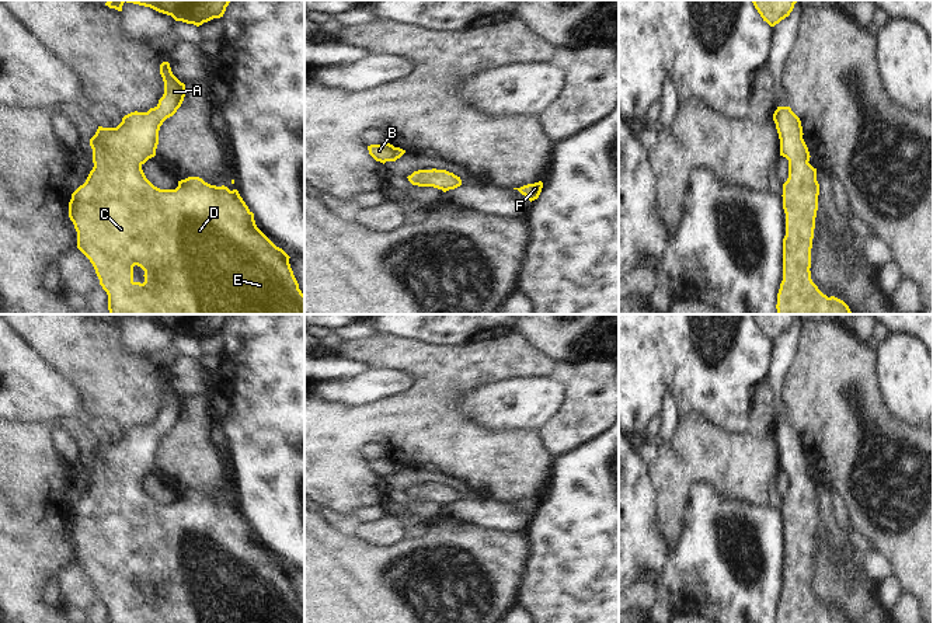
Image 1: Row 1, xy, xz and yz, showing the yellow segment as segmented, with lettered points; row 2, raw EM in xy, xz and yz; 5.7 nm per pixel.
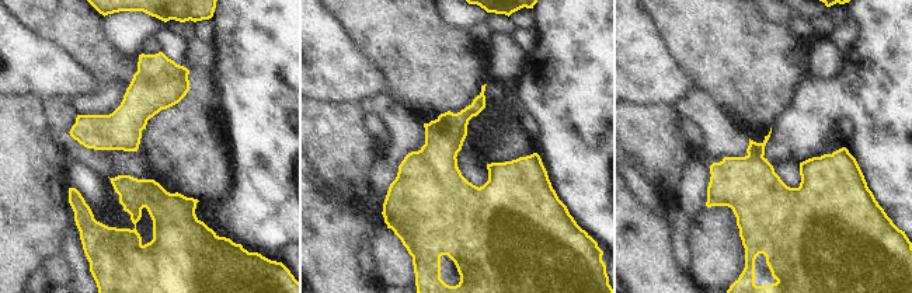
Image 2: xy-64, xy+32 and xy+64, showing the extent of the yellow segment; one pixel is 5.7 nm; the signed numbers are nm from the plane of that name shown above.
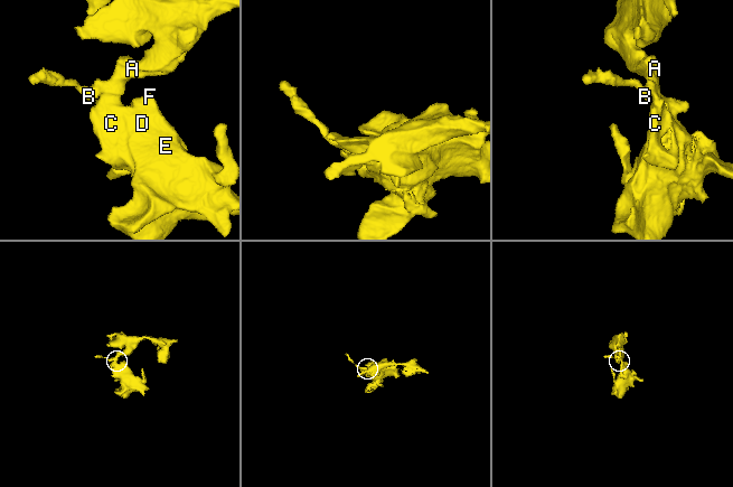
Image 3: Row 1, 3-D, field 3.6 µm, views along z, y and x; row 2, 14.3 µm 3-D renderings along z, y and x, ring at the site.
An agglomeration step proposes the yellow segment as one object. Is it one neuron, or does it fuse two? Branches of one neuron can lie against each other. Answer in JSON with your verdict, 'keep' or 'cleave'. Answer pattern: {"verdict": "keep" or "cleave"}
{"verdict": "keep"}

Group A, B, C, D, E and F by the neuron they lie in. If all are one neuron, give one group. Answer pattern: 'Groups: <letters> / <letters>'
Groups: A B C D E F.

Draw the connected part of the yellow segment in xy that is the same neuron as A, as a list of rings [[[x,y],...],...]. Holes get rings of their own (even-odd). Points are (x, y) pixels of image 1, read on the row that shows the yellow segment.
[[[168,62],[160,65],[160,74],[164,81],[164,94],[154,108],[150,108],[147,112],[135,111],[125,115],[116,128],[98,126],[95,135],[90,139],[94,167],[86,182],[72,194],[69,202],[69,217],[77,232],[77,248],[90,260],[100,285],[108,295],[109,314],[304,314],[304,295],[299,289],[299,283],[290,268],[290,257],[257,227],[254,213],[248,209],[237,189],[230,191],[224,185],[210,185],[199,177],[188,177],[178,181],[175,189],[160,189],[146,178],[142,166],[156,156],[160,126],[177,112],[185,97],[185,84],[173,74]],[[135,265],[145,271],[143,283],[133,281]]]

